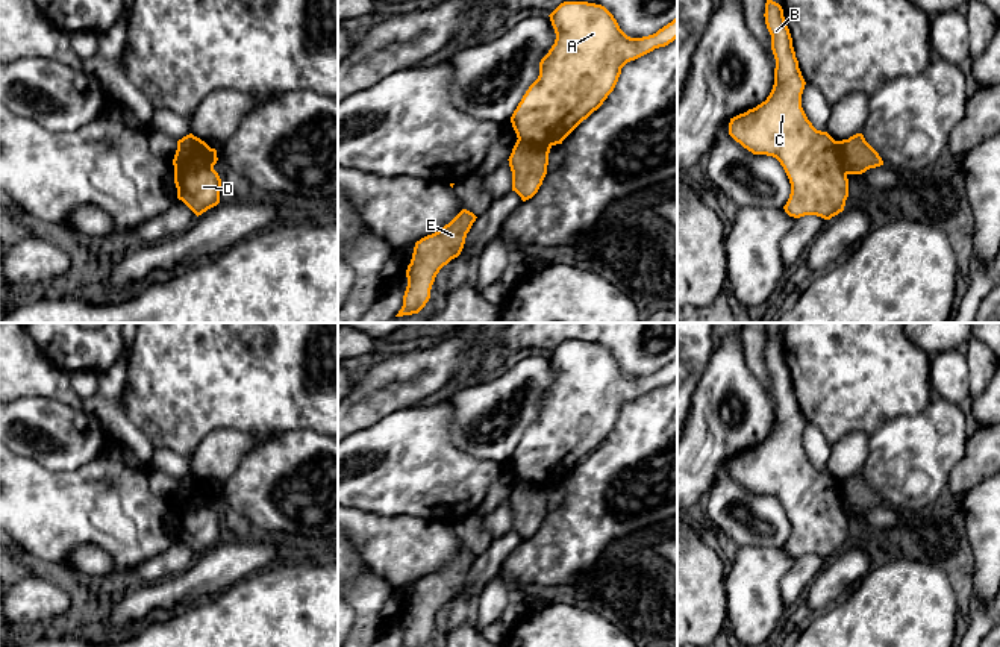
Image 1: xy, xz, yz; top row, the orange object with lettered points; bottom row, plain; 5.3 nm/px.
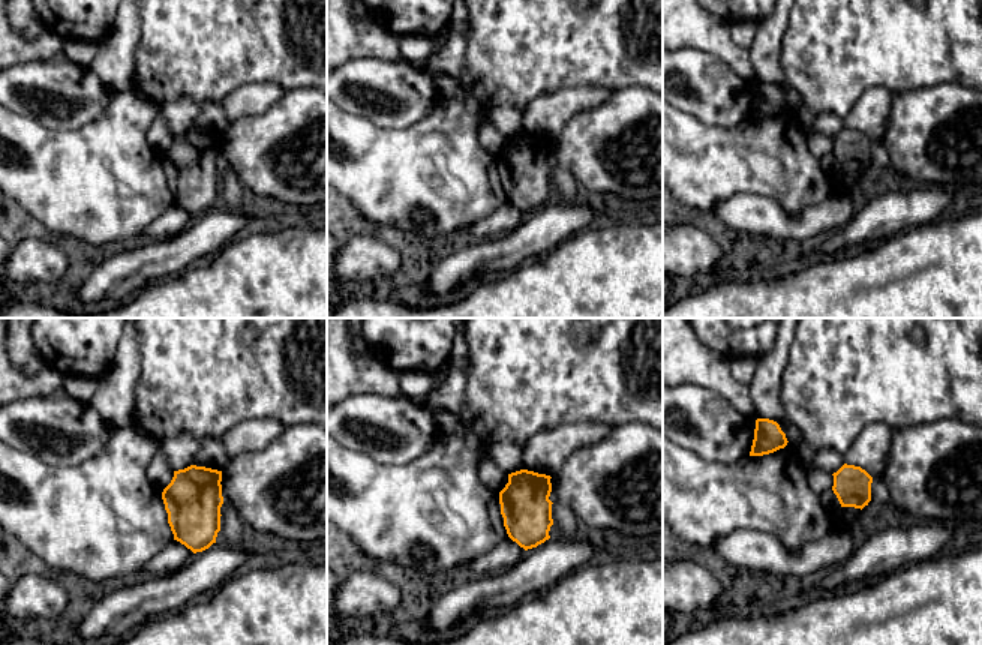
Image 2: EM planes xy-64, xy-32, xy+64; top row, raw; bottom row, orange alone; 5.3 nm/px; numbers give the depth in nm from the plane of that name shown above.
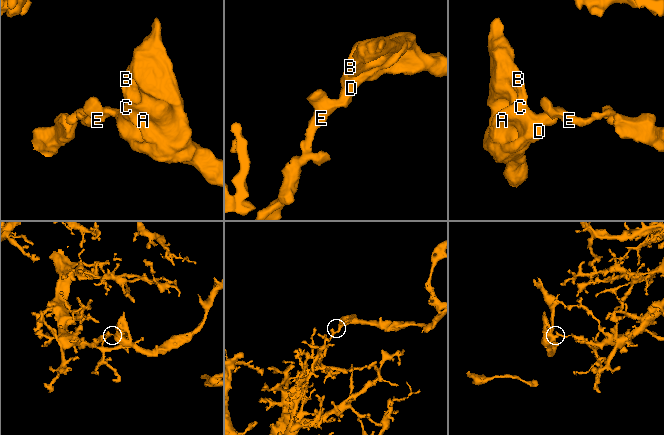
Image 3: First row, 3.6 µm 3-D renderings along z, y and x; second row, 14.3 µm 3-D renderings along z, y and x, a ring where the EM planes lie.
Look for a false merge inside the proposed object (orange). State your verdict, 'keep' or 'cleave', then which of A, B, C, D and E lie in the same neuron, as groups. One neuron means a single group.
cleave | A B C D / E

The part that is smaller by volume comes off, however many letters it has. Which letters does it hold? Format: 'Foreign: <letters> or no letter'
Foreign: A, B, C, D

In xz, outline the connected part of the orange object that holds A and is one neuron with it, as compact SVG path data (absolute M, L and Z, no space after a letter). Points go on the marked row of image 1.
M564 2L548 17L556 33L555 44L541 59L538 79L529 86L511 117L517 138L526 142L562 144L603 105L627 62L677 38L677 17L653 35L630 38L605 6L588 2Z

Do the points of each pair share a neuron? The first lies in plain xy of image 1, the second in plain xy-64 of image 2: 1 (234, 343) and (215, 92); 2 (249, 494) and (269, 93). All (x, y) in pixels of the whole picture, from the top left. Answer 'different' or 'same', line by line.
1: same
2: different

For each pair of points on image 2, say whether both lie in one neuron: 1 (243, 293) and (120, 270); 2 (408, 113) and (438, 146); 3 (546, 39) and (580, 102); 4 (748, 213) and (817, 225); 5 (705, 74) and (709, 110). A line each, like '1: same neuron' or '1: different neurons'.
1: different neurons
2: different neurons
3: different neurons
4: same neuron
5: same neuron

